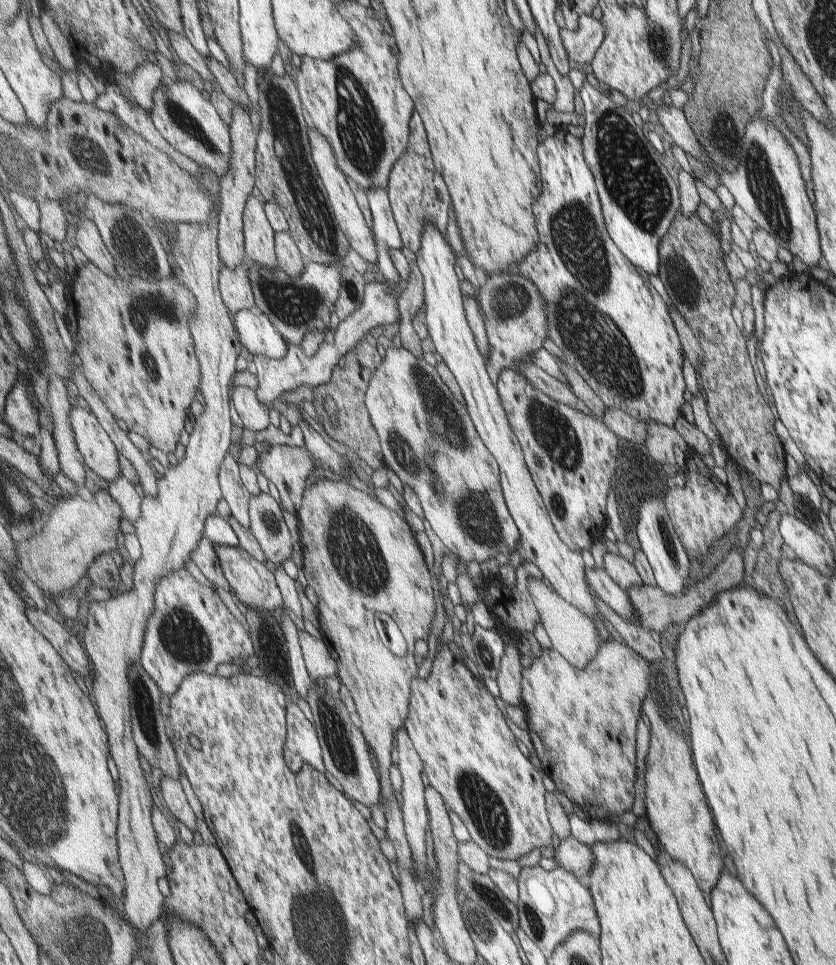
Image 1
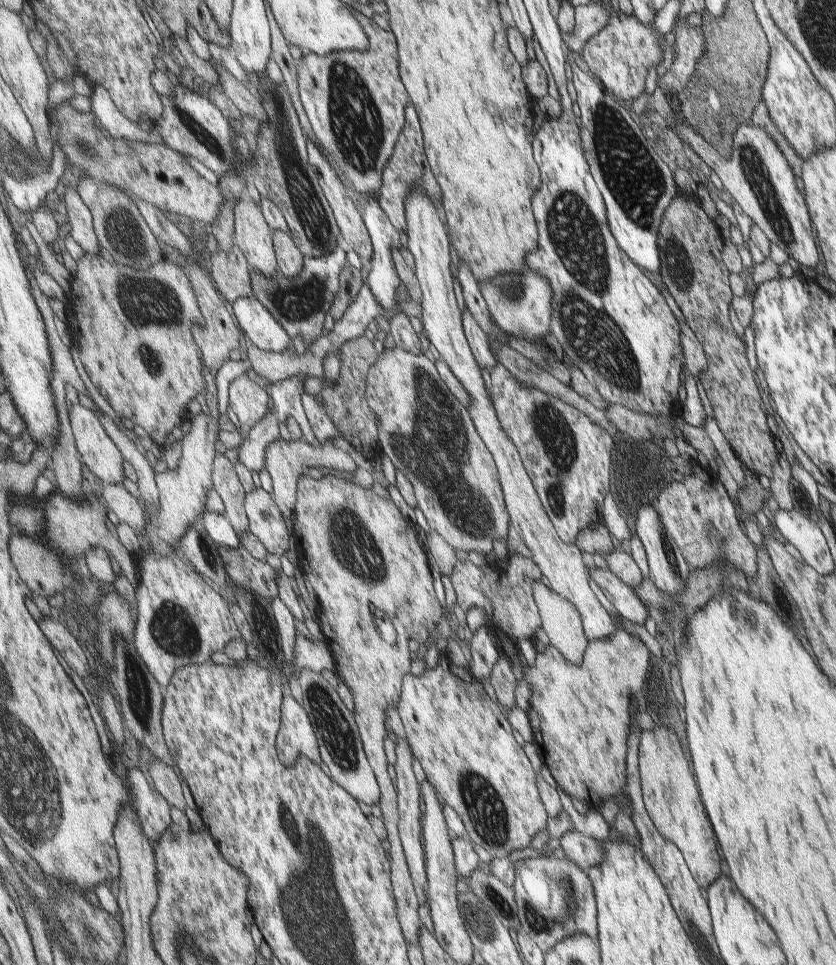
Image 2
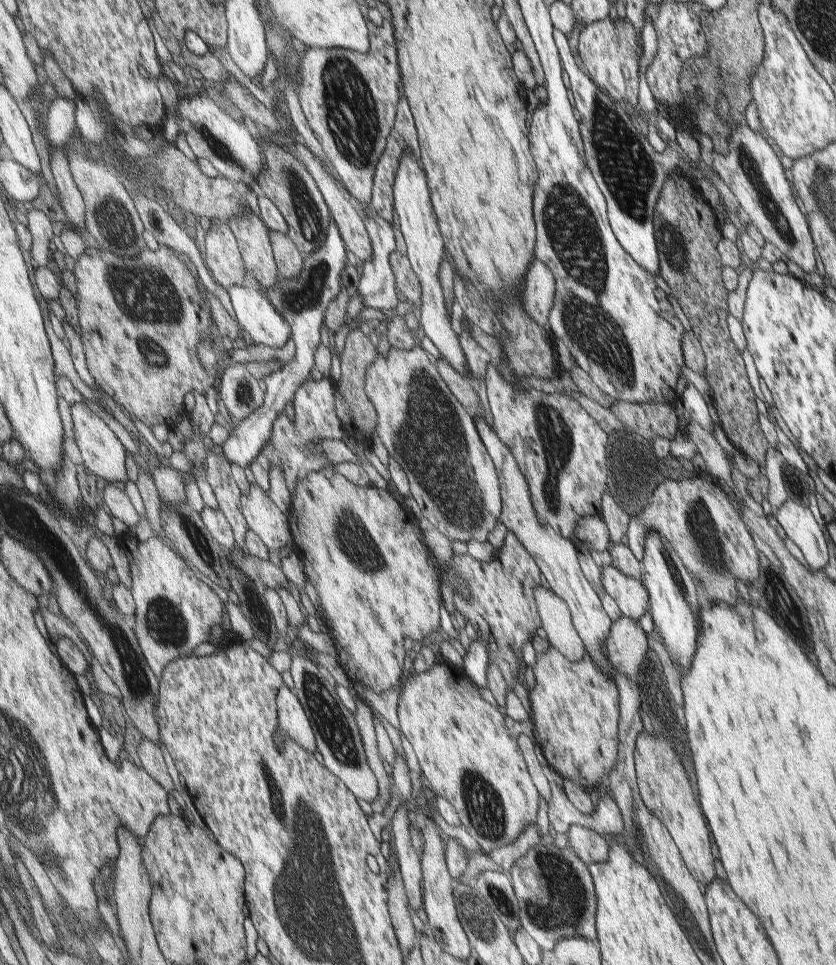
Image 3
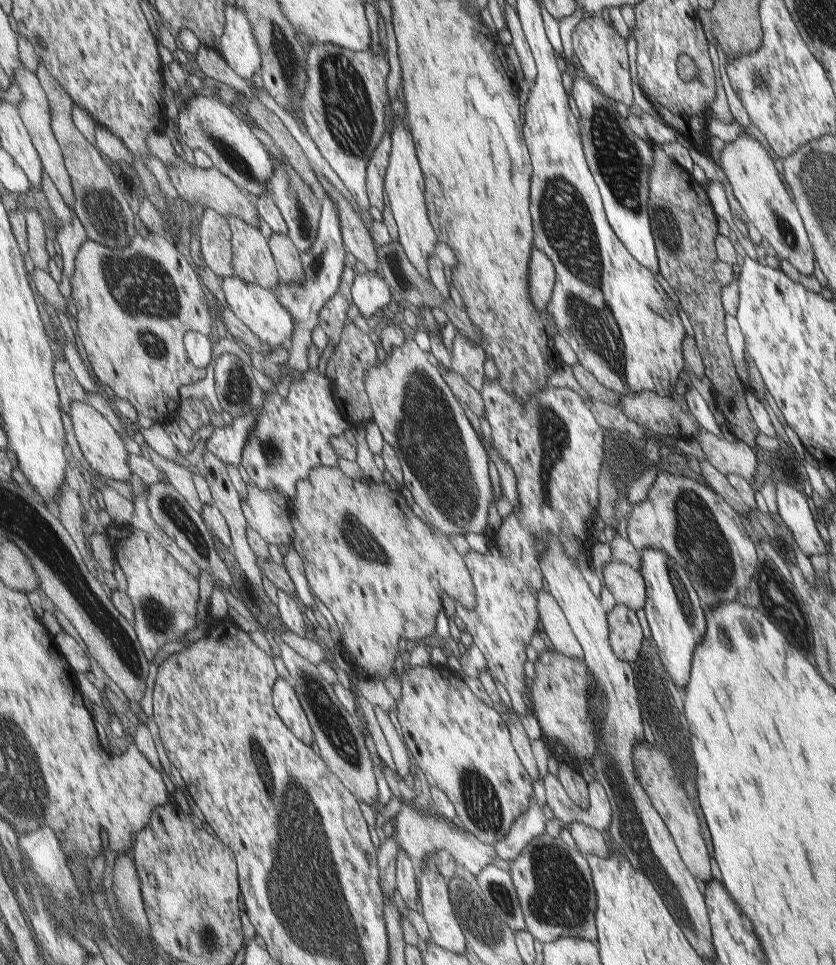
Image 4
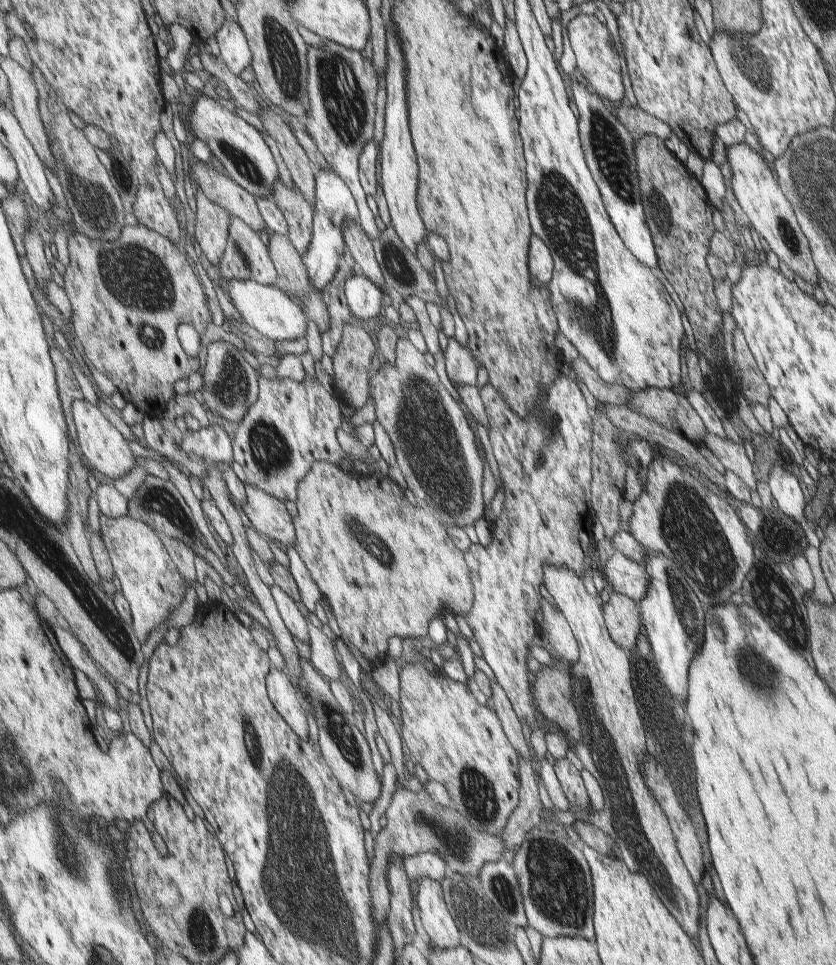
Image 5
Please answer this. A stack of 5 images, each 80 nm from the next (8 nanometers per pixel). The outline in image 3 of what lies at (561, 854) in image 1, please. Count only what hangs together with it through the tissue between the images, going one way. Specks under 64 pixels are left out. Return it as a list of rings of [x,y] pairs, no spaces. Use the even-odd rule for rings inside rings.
[[[571,825],[564,834],[568,846],[585,863],[598,863],[607,860],[608,843],[604,837],[584,826]]]

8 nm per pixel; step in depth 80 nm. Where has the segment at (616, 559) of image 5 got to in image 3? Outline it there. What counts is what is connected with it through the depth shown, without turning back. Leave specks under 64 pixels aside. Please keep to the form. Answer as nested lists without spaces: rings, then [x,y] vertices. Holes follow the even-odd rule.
[[[613,565],[600,569],[603,592],[611,596],[620,613],[638,621],[647,610],[648,594],[641,581],[621,574]]]

